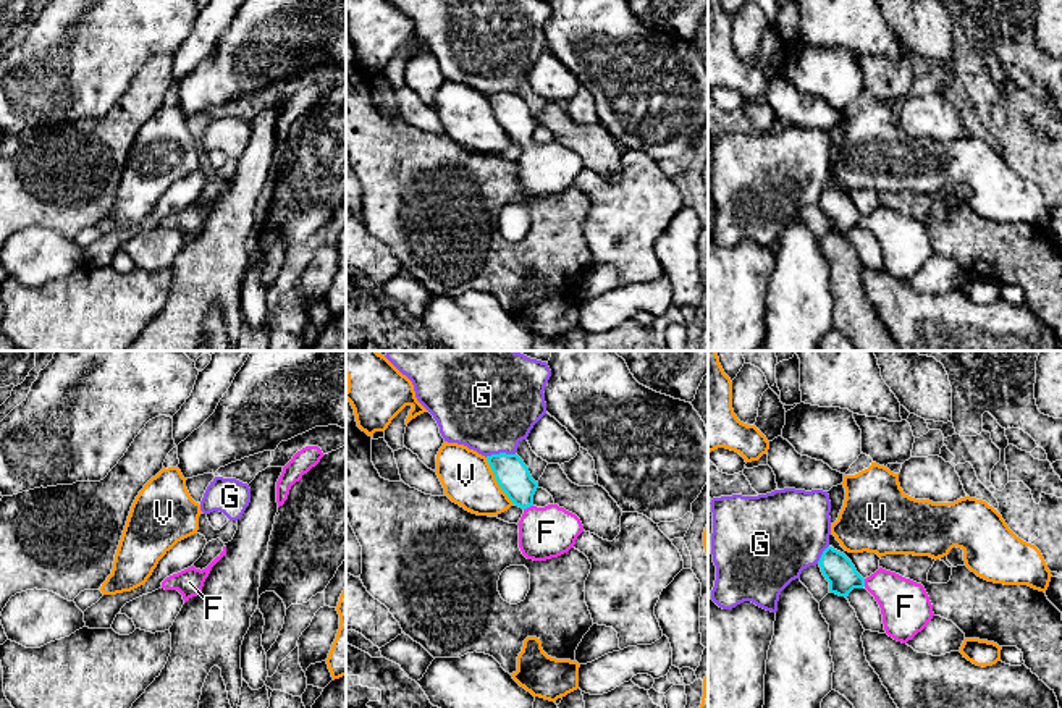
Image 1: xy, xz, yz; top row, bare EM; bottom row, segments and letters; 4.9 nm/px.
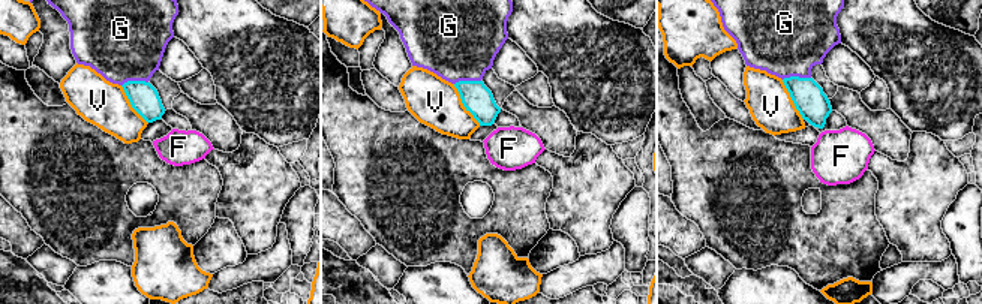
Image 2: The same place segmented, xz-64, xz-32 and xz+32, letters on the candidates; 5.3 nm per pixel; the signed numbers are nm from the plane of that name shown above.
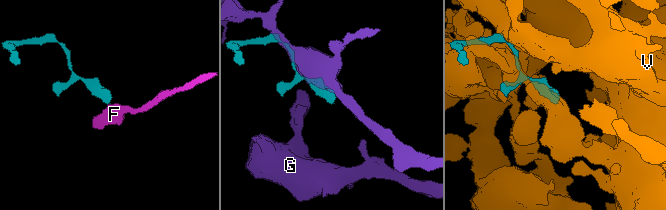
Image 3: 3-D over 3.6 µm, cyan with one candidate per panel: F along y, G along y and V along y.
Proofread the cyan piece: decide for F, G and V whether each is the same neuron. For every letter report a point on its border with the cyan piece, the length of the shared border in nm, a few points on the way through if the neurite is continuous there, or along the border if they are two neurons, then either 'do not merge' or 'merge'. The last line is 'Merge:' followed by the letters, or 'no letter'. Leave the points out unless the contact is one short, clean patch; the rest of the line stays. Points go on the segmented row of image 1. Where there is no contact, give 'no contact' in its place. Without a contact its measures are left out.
F: xz (527, 506) | 50 nm | across xz (513, 476), (527, 506), (534, 519), (547, 532) | merge
G: xz (500, 453) | 150 nm | do not merge
V: xz (497, 480) | 280 nm | do not merge
Merge: F

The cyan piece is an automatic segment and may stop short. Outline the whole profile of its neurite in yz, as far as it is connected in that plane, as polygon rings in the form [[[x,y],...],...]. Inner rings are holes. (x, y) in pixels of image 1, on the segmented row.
[[[828,546],[818,561],[829,582],[829,592],[849,596],[853,588],[866,588],[878,601],[884,630],[897,642],[907,643],[933,619],[933,605],[921,584],[879,567],[863,579],[852,561]]]

